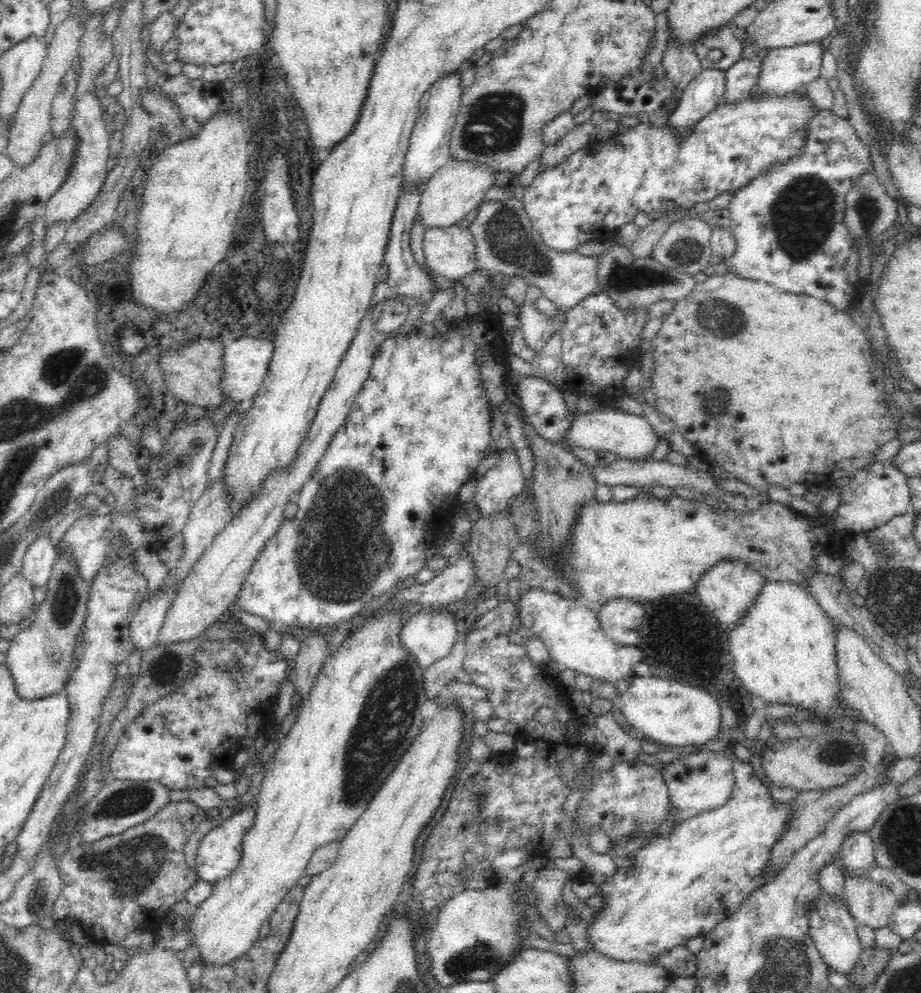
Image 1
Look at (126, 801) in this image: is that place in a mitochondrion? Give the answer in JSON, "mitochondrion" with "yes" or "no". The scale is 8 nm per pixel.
{"mitochondrion":"yes"}

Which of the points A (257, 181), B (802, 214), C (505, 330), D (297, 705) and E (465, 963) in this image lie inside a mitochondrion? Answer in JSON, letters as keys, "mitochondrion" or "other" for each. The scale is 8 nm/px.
{"A":"other","B":"mitochondrion","C":"other","D":"other","E":"mitochondrion"}

